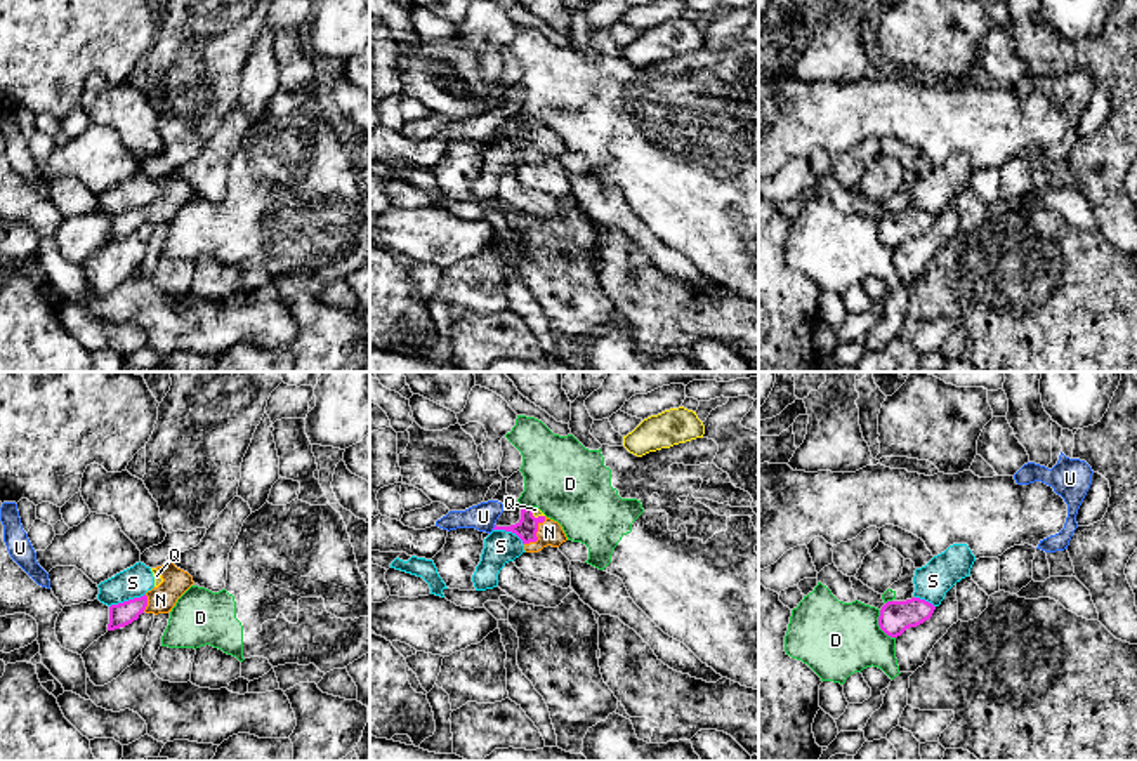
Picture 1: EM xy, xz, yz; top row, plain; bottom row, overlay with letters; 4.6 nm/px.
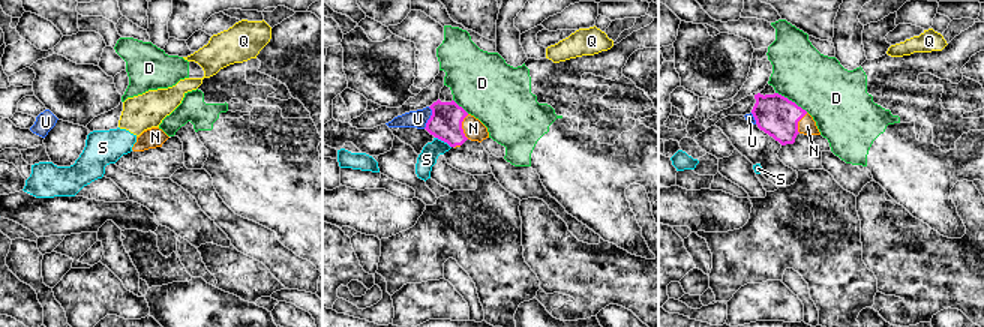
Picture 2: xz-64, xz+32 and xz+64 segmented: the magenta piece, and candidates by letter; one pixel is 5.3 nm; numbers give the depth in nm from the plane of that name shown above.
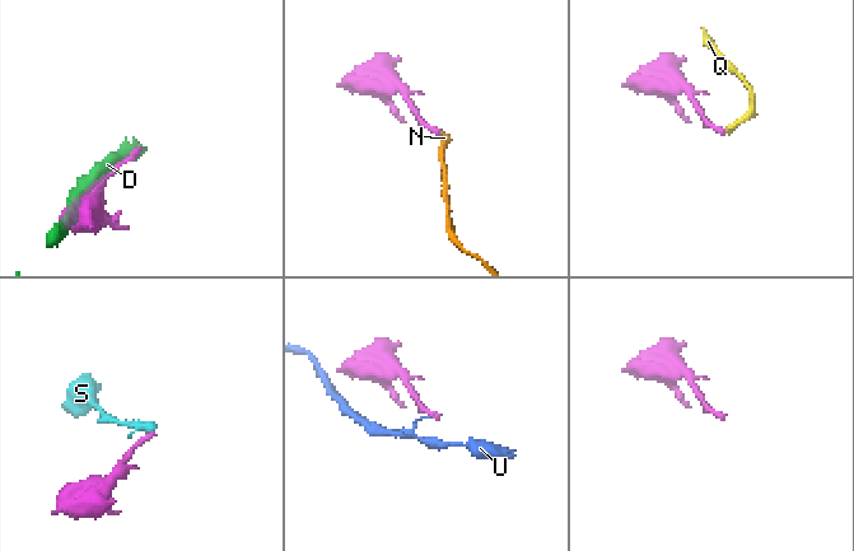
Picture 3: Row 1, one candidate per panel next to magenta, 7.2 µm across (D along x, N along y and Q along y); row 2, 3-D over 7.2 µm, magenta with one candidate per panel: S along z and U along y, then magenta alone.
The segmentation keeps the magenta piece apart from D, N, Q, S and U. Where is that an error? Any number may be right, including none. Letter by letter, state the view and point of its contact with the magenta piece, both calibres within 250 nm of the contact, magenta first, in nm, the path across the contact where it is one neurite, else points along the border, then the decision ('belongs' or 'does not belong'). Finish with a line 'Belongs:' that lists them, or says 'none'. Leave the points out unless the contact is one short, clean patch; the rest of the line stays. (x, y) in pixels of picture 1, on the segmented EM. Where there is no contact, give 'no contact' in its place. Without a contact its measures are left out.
D: meets magenta in yz at (879, 624); 150 nm thick on the magenta side, 360 nm on the other; does not belong
N: meets magenta in xz at (535, 534); 100 nm thick on the magenta side, 110 nm on the other; runs through xz (526, 529), (535, 534), (549, 532); belongs
Q: meets magenta in xz at (538, 516); 100 nm thick on the magenta side, 40 nm on the other; border along xz (532, 509), (535, 516), (544, 516); does not belong
S: meets magenta in xy at (129, 600); 110 nm thick on the magenta side, 140 nm on the other; border along xy (144, 593), (110, 607); does not belong
U: meets magenta in xz at (495, 527); 100 nm thick on the magenta side, 130 nm on the other; border along xz (495, 525), (492, 529); does not belong
Belongs: N

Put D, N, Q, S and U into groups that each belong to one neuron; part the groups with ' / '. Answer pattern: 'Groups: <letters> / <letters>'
Groups: D / N / Q S / U

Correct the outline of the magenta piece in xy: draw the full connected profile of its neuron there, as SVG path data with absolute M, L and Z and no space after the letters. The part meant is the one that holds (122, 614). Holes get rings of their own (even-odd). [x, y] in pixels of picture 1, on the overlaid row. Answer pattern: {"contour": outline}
{"contour": "M172 561L156 566L163 582L141 598L134 598L109 606L108 631L125 627L139 619L141 613L168 613L177 599L194 584L193 577L177 568Z"}

